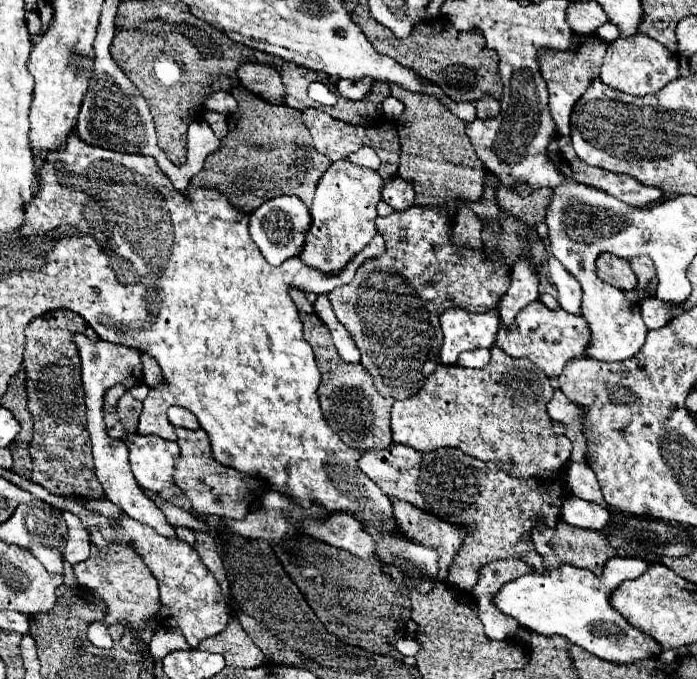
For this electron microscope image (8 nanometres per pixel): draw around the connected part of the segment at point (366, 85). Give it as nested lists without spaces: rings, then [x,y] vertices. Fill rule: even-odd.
[[[340,79],[336,83],[336,89],[338,89],[338,93],[342,97],[352,99],[352,101],[360,101],[370,91],[370,85],[372,85],[370,79],[362,79],[362,81],[346,81],[346,79]]]

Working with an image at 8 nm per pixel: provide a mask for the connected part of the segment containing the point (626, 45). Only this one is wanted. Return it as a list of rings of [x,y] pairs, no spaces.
[[[638,33],[636,37],[626,37],[626,39],[616,39],[608,43],[604,63],[600,67],[600,79],[610,85],[612,89],[618,89],[622,93],[630,93],[636,97],[656,93],[670,81],[678,77],[678,61],[676,55],[670,53],[662,43],[654,41],[648,35]]]

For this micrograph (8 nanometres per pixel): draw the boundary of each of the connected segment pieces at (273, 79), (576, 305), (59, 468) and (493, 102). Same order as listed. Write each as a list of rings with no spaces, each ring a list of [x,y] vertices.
[[[260,63],[242,65],[238,69],[238,79],[242,81],[242,85],[248,91],[256,93],[258,97],[266,99],[268,103],[280,105],[280,101],[282,101],[282,97],[286,93],[282,83],[280,83],[280,77],[268,65],[260,65]]]
[[[548,259],[548,269],[550,269],[550,281],[556,285],[558,291],[558,303],[564,311],[578,315],[580,313],[580,299],[582,299],[582,289],[580,283],[554,259]]]
[[[54,309],[34,317],[26,327],[24,371],[28,409],[34,417],[34,441],[30,457],[34,469],[30,481],[60,497],[102,497],[102,485],[94,473],[90,437],[84,421],[84,391],[80,379],[80,359],[70,335],[88,325],[78,313]]]
[[[482,97],[476,101],[476,115],[478,119],[492,119],[498,115],[500,111],[500,99],[496,97]]]

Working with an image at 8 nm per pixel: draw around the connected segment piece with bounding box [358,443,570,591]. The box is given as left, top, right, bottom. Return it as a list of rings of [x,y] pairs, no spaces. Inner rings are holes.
[[[396,443],[380,451],[364,451],[358,465],[384,495],[404,499],[428,513],[448,519],[450,523],[462,523],[470,529],[462,549],[458,551],[456,563],[450,569],[452,573],[448,573],[446,581],[450,585],[472,591],[480,567],[496,559],[524,557],[538,573],[540,569],[546,569],[542,557],[528,541],[528,533],[536,521],[544,521],[552,527],[556,525],[560,507],[570,497],[570,489],[564,485],[566,479],[562,473],[546,479],[522,481],[514,479],[498,465],[478,461],[454,447],[422,453]]]

